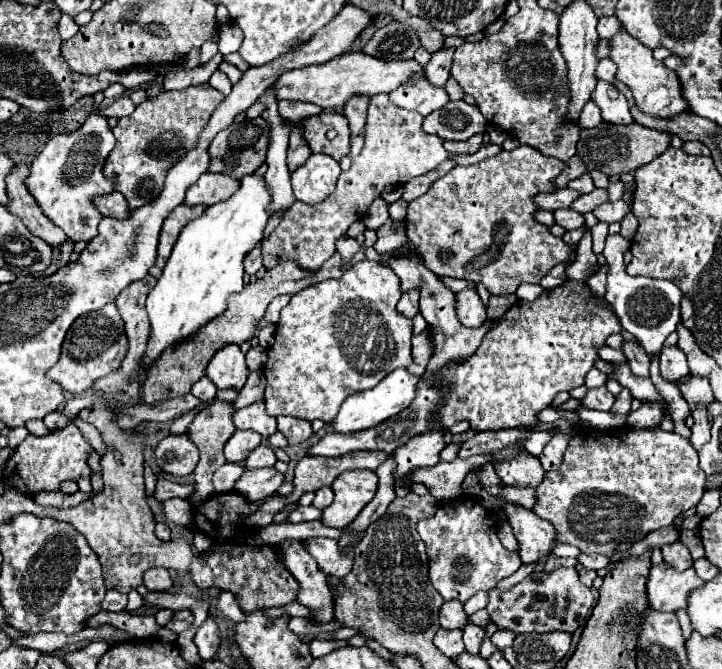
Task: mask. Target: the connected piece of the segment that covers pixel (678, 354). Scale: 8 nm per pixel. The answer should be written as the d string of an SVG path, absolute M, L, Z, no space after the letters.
M665 345L661 349L661 353L659 353L659 365L661 365L663 379L667 379L671 383L689 373L687 357L685 357L685 353L677 345L675 347L667 347Z

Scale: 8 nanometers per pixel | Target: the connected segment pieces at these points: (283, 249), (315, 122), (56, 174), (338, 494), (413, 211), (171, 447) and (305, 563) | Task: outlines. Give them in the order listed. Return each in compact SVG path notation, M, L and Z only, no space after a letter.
M379 93L369 101L369 117L365 123L365 147L353 159L351 167L339 175L331 197L319 205L303 205L297 201L287 209L279 227L261 243L263 265L275 267L281 261L295 261L301 269L317 273L321 265L333 255L335 241L345 235L351 223L361 221L375 197L387 185L405 185L409 179L425 175L451 155L445 151L439 137L423 131L423 115L395 107L387 93Z
M323 111L303 121L305 139L313 153L327 153L333 159L341 159L349 153L349 127L347 119L339 113Z
M91 113L75 133L51 137L31 165L31 173L27 177L31 195L39 201L43 213L57 227L61 227L73 243L91 241L97 235L97 225L103 215L93 207L91 199L93 195L113 191L113 183L101 173L103 161L107 159L113 145L115 137L107 125L107 119L103 115Z
M345 471L333 481L335 501L323 511L321 523L345 529L361 513L377 491L375 471Z
M519 145L513 151L501 151L499 155L469 167L453 167L445 177L437 179L429 191L409 203L407 209L407 237L415 245L415 251L423 257L427 269L435 275L447 275L455 279L481 281L489 293L507 295L515 293L521 283L539 283L551 267L571 261L571 251L561 237L553 237L549 229L533 219L535 205L531 197L535 193L555 191L549 185L561 173L563 161L555 157L543 157L539 149Z
M187 433L167 435L163 441L159 441L155 455L161 471L173 477L183 477L193 473L199 461L199 449L195 443L191 443Z
M299 541L281 543L281 551L287 569L301 585L297 601L311 609L311 619L315 623L331 623L333 595L327 589L327 575L317 567L315 559Z

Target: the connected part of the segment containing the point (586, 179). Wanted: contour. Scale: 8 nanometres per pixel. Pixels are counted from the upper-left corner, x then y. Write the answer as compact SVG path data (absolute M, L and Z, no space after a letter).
M583 173L581 177L577 177L577 179L569 181L569 185L567 185L567 187L569 187L569 189L573 189L573 191L579 191L581 195L585 195L585 193L589 193L589 191L593 191L593 189L595 189L593 179L591 179L591 175L589 175L589 173Z

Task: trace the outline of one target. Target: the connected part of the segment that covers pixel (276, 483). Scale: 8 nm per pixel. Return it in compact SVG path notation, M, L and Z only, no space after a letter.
M275 467L271 469L247 469L243 477L235 483L237 493L245 493L249 501L259 501L275 493L285 481L285 475L279 473Z

